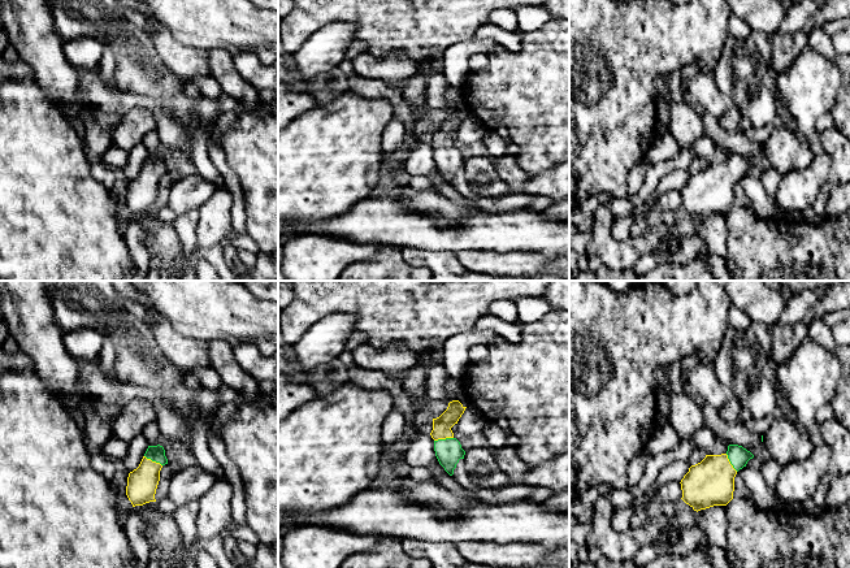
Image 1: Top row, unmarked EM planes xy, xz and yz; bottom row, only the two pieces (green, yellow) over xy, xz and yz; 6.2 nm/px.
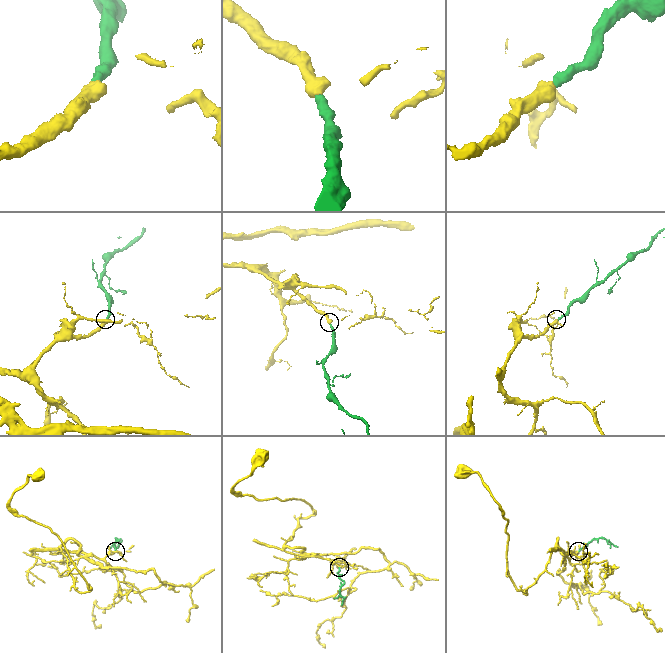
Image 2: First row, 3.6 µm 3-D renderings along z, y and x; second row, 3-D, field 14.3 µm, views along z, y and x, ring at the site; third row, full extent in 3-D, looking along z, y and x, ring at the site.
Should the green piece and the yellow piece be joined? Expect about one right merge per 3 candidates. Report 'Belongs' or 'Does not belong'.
Belongs

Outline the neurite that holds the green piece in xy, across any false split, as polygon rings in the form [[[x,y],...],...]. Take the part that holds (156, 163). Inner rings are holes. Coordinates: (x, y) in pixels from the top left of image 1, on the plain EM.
[[[148,155],[139,175],[129,182],[126,204],[133,216],[156,211],[160,179],[168,173],[162,155]]]

